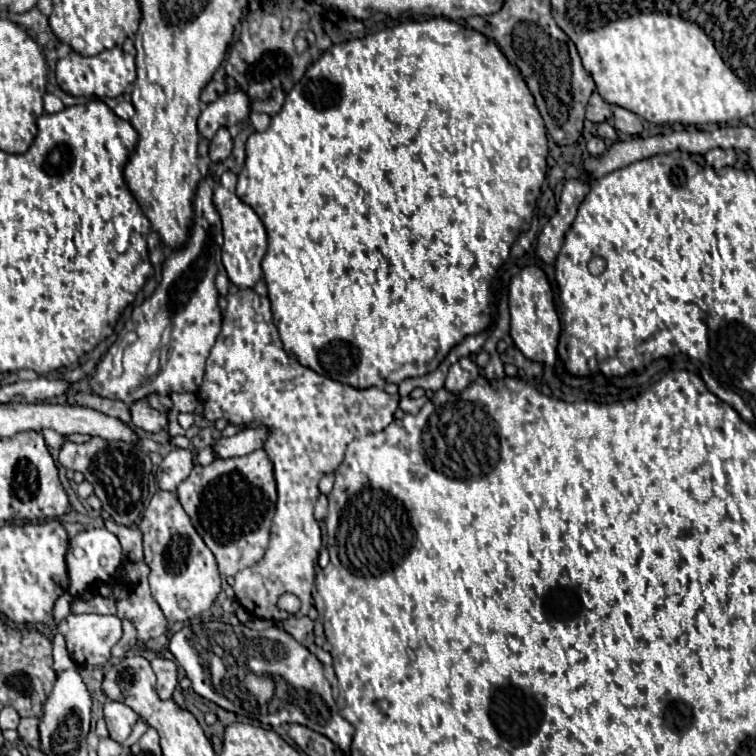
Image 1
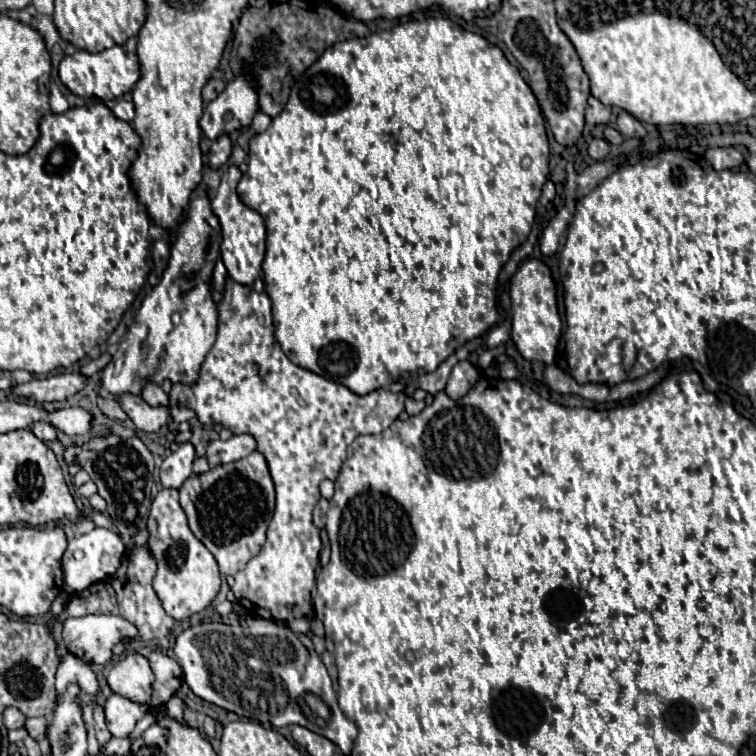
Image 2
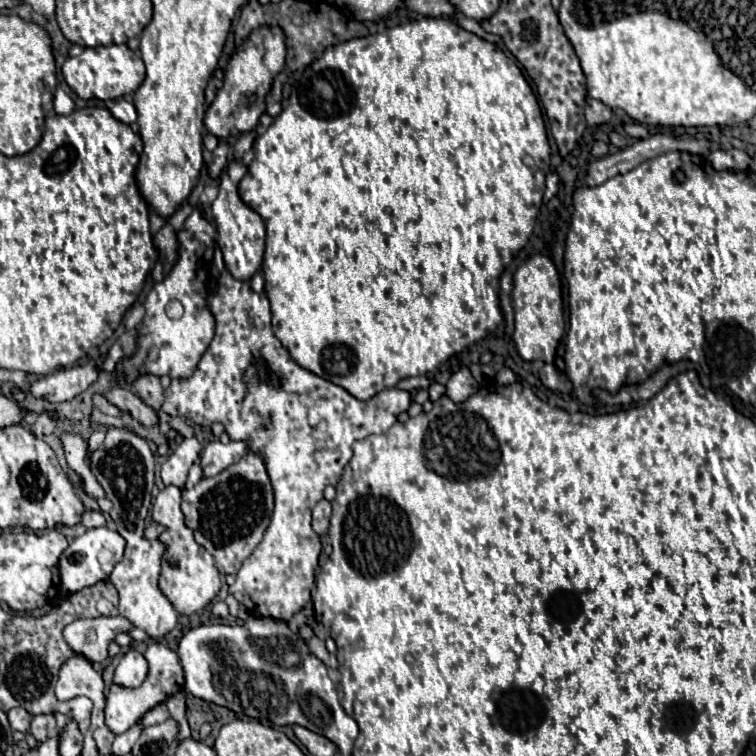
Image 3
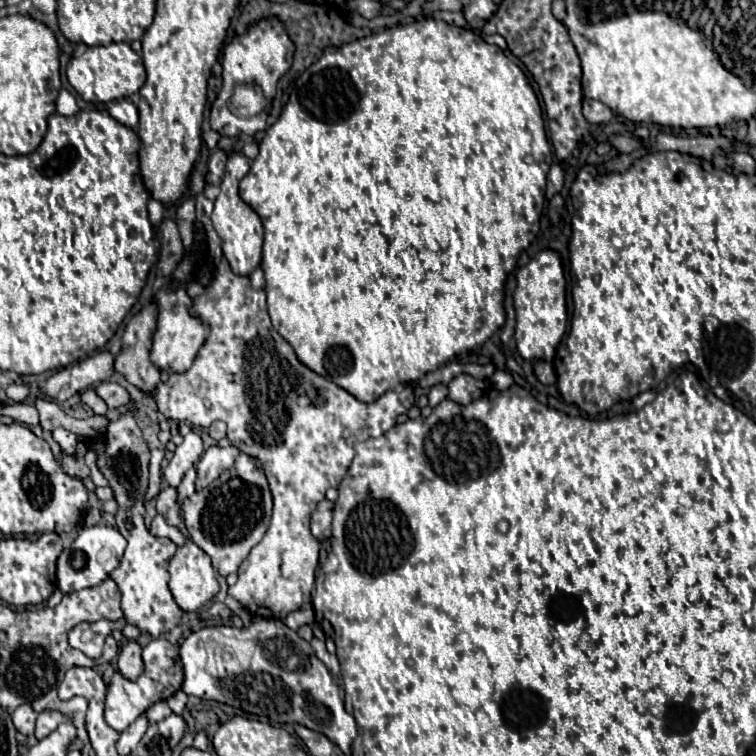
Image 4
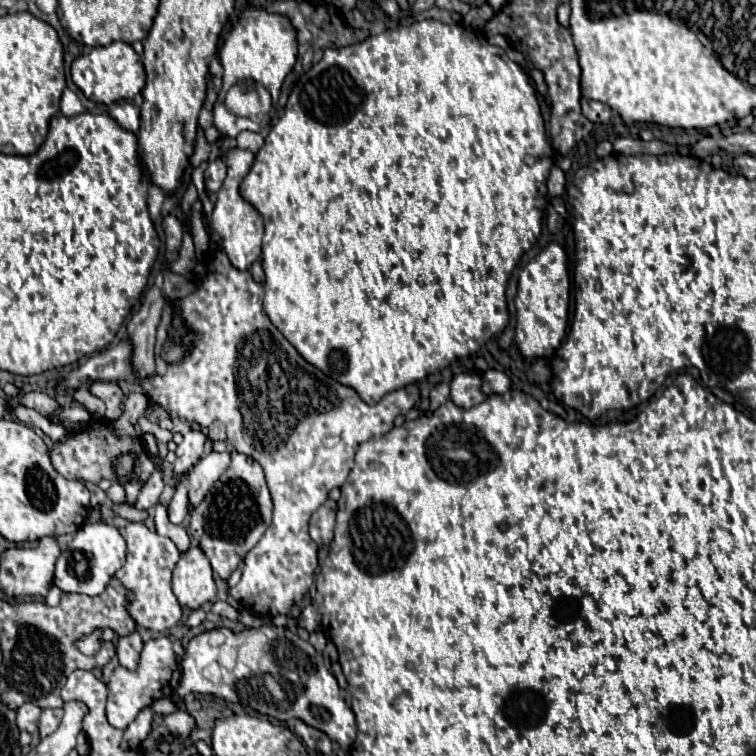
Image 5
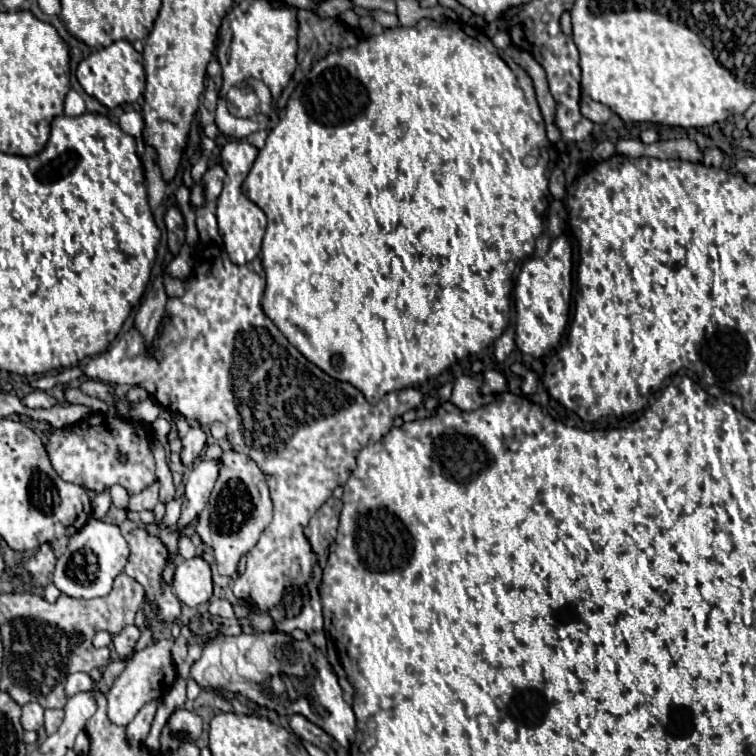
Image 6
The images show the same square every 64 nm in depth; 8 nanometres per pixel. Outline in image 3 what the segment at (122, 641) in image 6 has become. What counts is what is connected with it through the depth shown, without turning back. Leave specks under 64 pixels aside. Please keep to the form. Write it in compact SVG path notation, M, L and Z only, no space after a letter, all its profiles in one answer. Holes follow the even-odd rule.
M130 648L120 658L120 662L118 662L116 670L114 670L114 678L112 680L114 680L114 684L124 686L124 688L136 688L136 686L140 686L144 682L146 674L148 674L146 658L138 650Z

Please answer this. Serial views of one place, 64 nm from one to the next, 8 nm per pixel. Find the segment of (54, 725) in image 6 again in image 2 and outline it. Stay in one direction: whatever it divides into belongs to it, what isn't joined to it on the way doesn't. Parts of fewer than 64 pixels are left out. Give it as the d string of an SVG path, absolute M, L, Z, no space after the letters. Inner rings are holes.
M26 718L24 722L24 728L28 730L28 734L40 744L44 746L46 744L46 726L48 726L48 720L46 718Z

